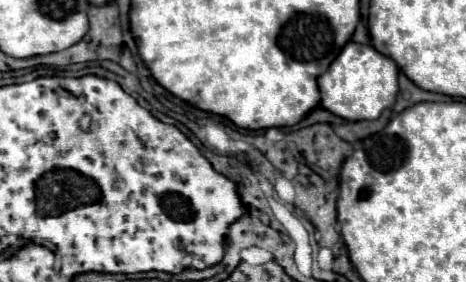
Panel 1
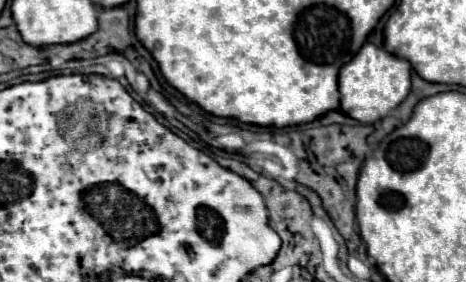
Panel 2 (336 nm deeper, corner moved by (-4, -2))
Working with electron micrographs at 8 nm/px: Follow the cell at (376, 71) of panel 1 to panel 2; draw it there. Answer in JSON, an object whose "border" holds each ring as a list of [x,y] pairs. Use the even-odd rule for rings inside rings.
{"border":[[[364,43],[358,55],[340,69],[340,109],[360,123],[376,123],[398,107],[410,91],[410,63],[374,43]]]}

